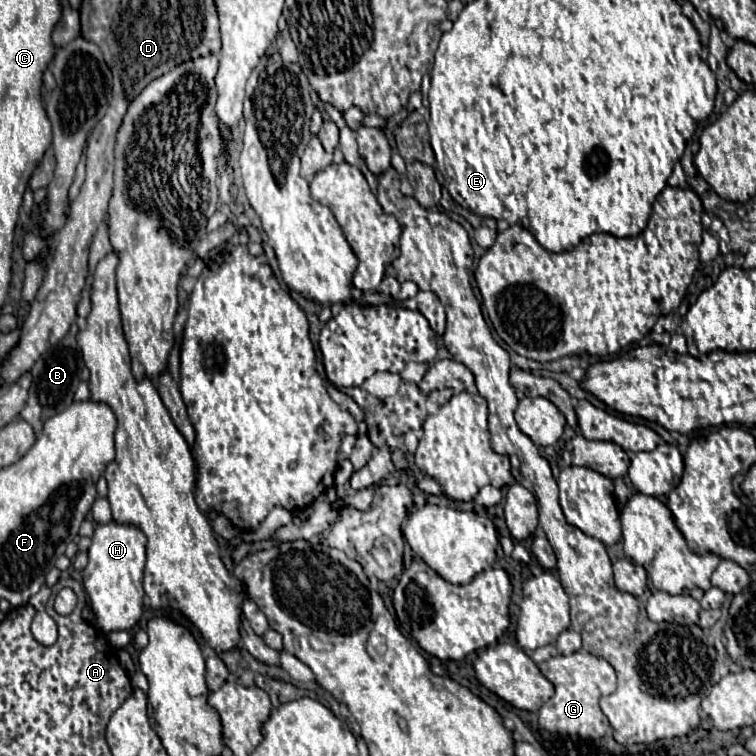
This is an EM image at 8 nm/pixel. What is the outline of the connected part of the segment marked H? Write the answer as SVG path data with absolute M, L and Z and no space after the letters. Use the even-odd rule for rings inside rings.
M96 525L92 545L88 549L88 565L84 569L84 589L96 617L96 627L104 633L128 631L142 617L142 577L146 565L146 535L134 525Z

